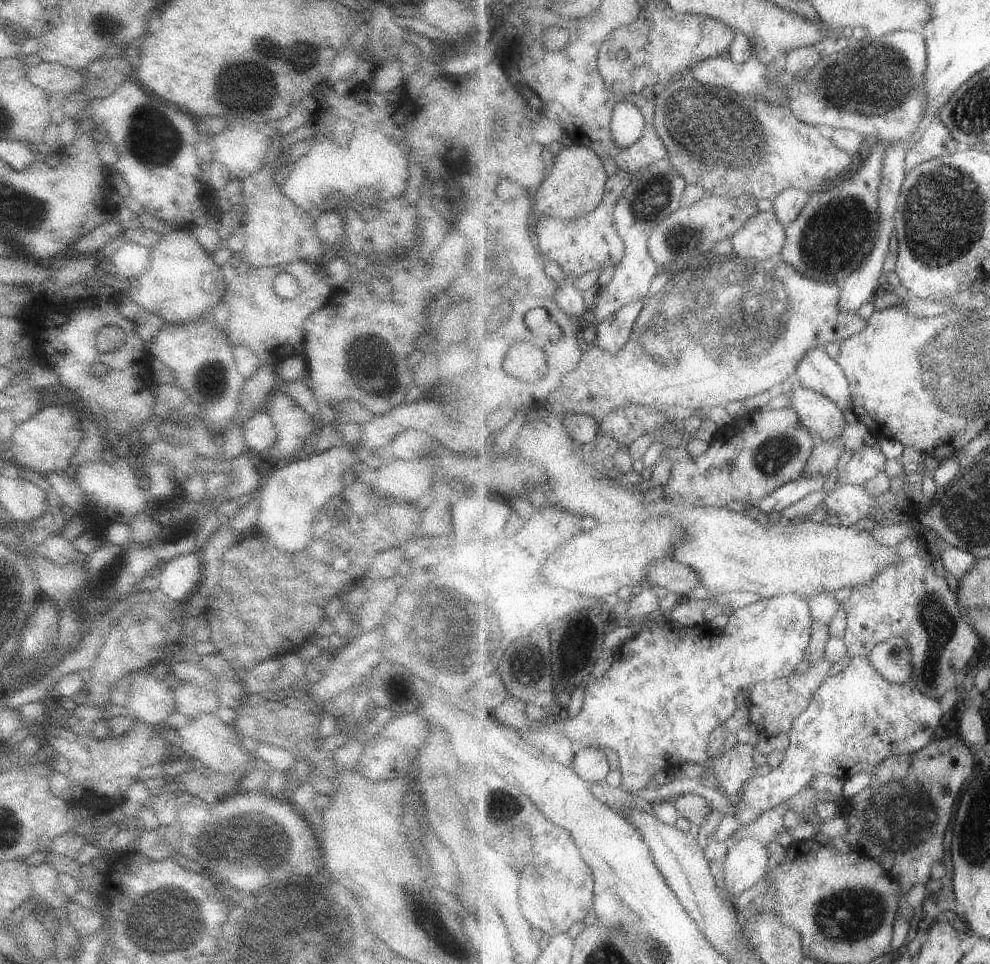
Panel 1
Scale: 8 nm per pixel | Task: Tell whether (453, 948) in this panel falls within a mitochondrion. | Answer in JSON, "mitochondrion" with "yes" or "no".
{"mitochondrion":"no"}

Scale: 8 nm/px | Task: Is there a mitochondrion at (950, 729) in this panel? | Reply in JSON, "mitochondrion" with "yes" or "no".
{"mitochondrion":"no"}

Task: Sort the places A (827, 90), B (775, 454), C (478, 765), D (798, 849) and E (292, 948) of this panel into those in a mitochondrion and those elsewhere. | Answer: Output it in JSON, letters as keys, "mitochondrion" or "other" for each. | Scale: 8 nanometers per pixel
{"A":"mitochondrion","B":"mitochondrion","C":"other","D":"other","E":"mitochondrion"}

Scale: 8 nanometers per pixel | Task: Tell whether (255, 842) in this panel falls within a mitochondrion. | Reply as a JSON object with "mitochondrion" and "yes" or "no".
{"mitochondrion":"yes"}

